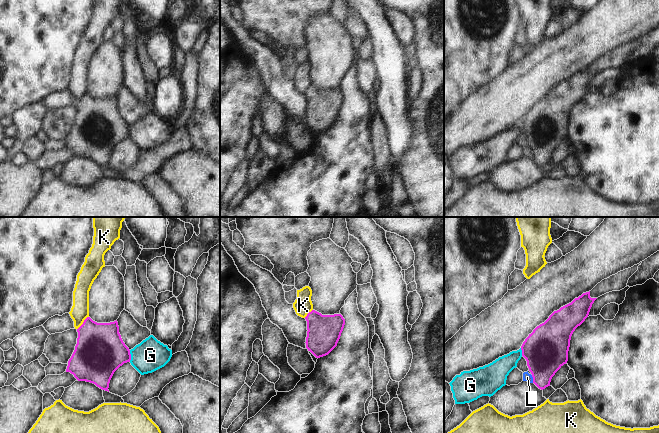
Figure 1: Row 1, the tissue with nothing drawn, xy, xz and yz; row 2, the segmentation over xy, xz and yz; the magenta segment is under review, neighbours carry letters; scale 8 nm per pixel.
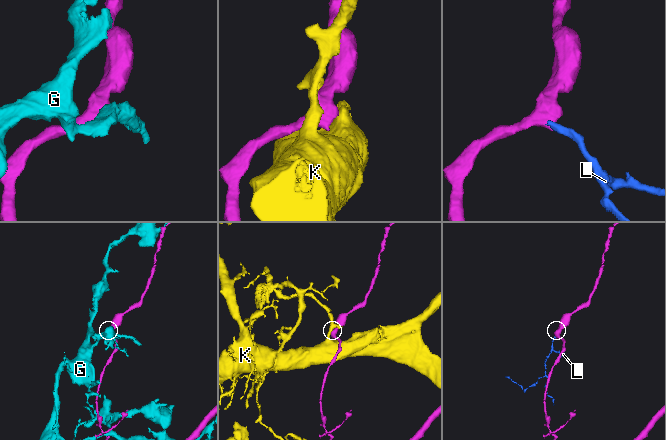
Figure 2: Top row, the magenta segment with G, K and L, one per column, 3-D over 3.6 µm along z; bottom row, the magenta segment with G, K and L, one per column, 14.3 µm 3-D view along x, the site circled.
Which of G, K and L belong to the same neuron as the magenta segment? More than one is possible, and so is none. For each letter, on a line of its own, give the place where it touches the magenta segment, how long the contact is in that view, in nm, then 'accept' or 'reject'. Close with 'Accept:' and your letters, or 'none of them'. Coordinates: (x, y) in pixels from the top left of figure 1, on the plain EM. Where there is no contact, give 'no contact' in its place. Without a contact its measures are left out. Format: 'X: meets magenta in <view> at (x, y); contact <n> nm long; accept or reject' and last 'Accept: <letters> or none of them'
G: meets magenta in xy at (130, 132); contact 100 nm long; reject
K: meets magenta in xy at (83, 99); contact 140 nm long; reject
L: meets magenta in yz at (533, 155); contact 70 nm long; reject
Accept: none of them

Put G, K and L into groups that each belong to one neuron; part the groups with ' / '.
G / K / L

